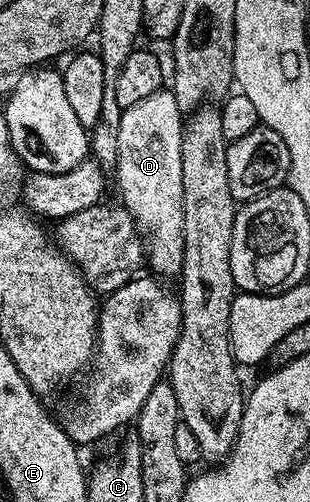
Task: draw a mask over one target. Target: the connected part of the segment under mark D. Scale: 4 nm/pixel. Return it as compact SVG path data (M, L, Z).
M165 88L154 92L154 96L146 96L146 100L138 100L138 104L130 104L130 108L120 111L120 123L118 124L118 160L114 167L116 173L116 186L120 189L119 201L124 209L130 211L132 219L136 225L146 235L146 262L150 267L151 273L156 276L164 274L179 275L182 264L184 263L184 237L182 236L182 220L184 219L184 209L182 208L182 140L184 139L185 115L178 108L178 100L172 95L171 89Z

